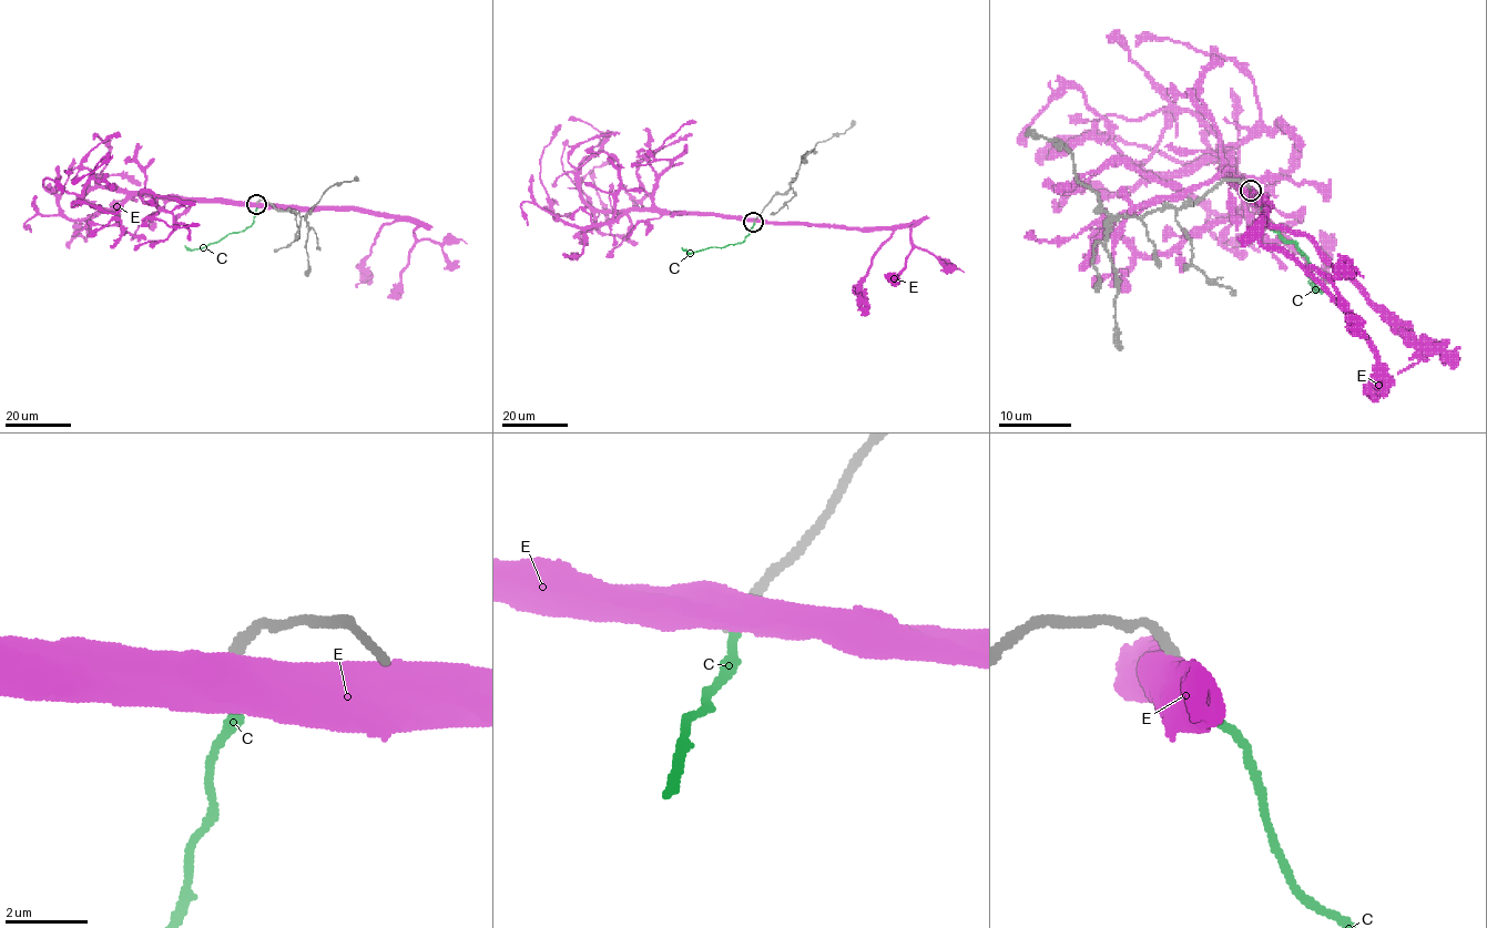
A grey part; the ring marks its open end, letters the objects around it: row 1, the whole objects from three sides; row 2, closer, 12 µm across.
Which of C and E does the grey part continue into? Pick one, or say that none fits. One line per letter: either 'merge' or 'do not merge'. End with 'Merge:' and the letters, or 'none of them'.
C: do not merge
E: do not merge
Merge: none of them

